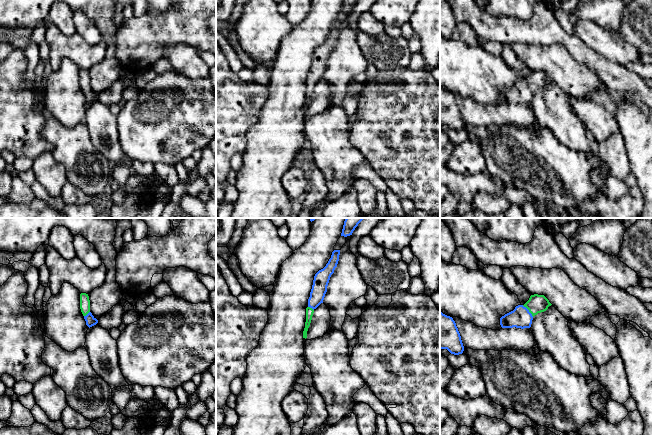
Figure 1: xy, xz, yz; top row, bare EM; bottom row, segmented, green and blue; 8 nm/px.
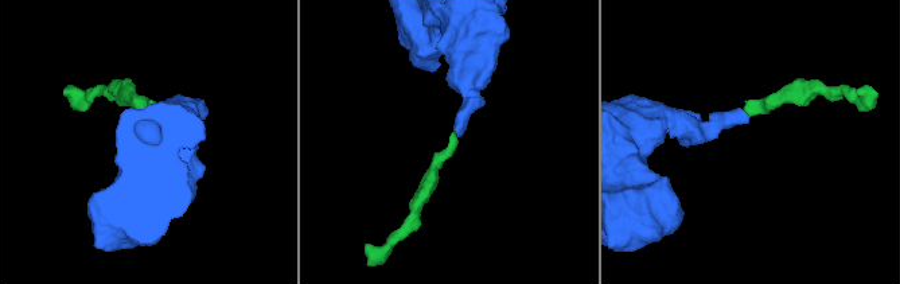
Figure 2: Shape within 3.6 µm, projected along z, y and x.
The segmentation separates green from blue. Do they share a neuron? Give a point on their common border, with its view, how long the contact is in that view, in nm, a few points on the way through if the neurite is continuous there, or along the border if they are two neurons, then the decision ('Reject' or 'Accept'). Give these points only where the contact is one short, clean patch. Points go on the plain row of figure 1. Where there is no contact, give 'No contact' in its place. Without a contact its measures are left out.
Touches green at yz (528, 85). Shared border 130 nm. Path across: yz (536, 80), (528, 85), (520, 93). Accept

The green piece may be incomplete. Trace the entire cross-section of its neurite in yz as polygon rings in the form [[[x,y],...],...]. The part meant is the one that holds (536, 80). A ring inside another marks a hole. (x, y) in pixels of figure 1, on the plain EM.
[[[531,71],[524,81],[518,81],[515,85],[500,94],[502,104],[530,104],[533,93],[544,88],[552,80],[544,71]]]

